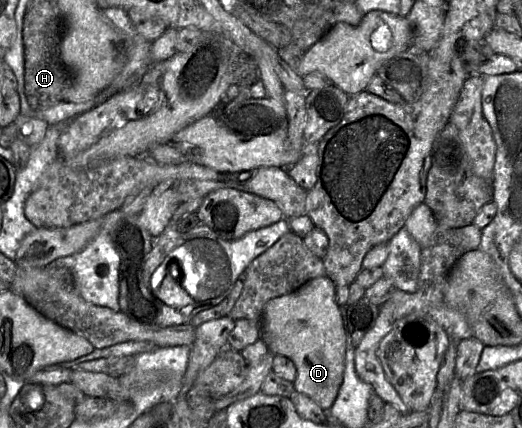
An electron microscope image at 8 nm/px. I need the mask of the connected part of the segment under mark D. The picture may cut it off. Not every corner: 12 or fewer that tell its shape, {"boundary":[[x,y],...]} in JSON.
{"boundary":[[328,277],[268,301],[269,352],[328,412],[345,335]]}

